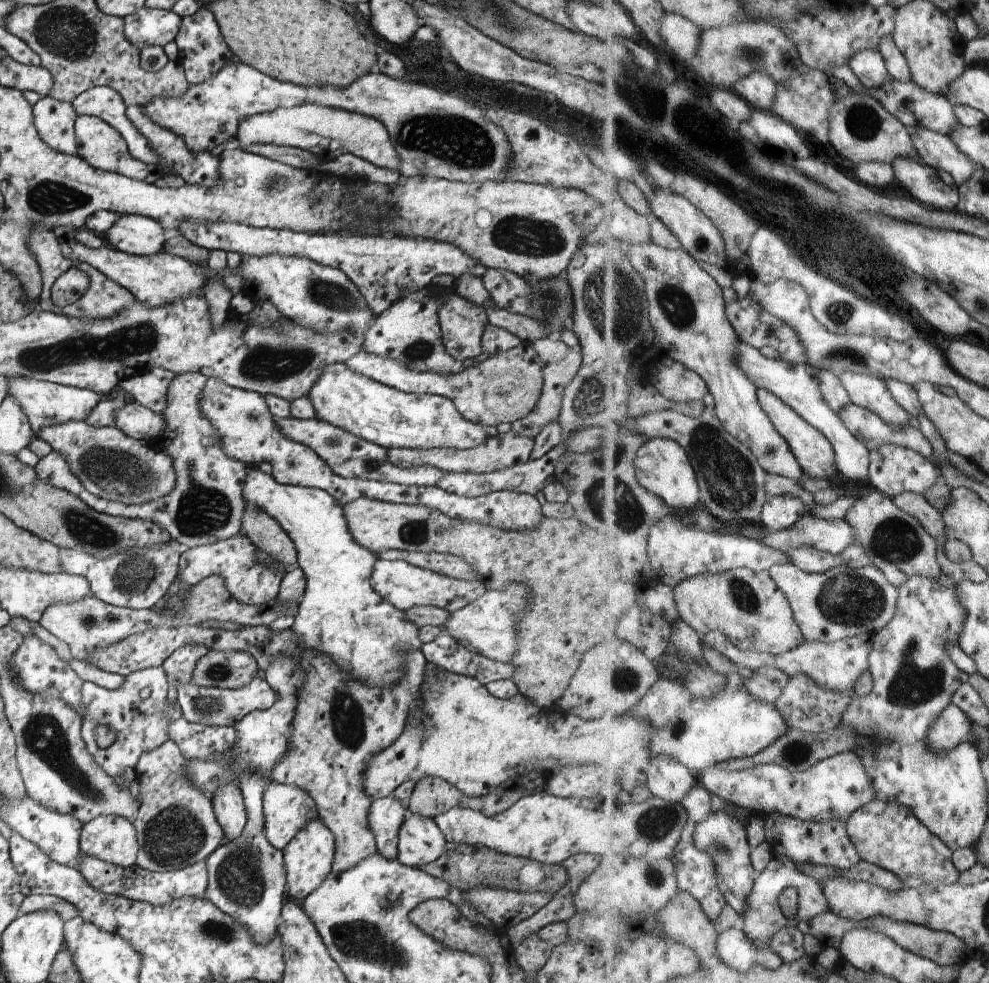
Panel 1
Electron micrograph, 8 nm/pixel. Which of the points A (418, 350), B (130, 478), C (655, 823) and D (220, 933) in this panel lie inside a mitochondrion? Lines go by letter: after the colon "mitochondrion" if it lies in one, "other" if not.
A: mitochondrion
B: mitochondrion
C: mitochondrion
D: mitochondrion

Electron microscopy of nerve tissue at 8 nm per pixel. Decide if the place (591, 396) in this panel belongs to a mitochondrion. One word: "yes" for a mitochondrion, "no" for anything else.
yes

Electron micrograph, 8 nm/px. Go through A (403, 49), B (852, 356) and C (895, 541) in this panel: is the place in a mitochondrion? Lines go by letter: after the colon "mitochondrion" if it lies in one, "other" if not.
A: other
B: mitochondrion
C: mitochondrion

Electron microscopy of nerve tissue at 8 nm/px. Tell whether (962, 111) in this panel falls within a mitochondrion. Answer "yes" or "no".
no

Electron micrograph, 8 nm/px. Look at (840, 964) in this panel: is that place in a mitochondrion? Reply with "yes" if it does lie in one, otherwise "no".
no

